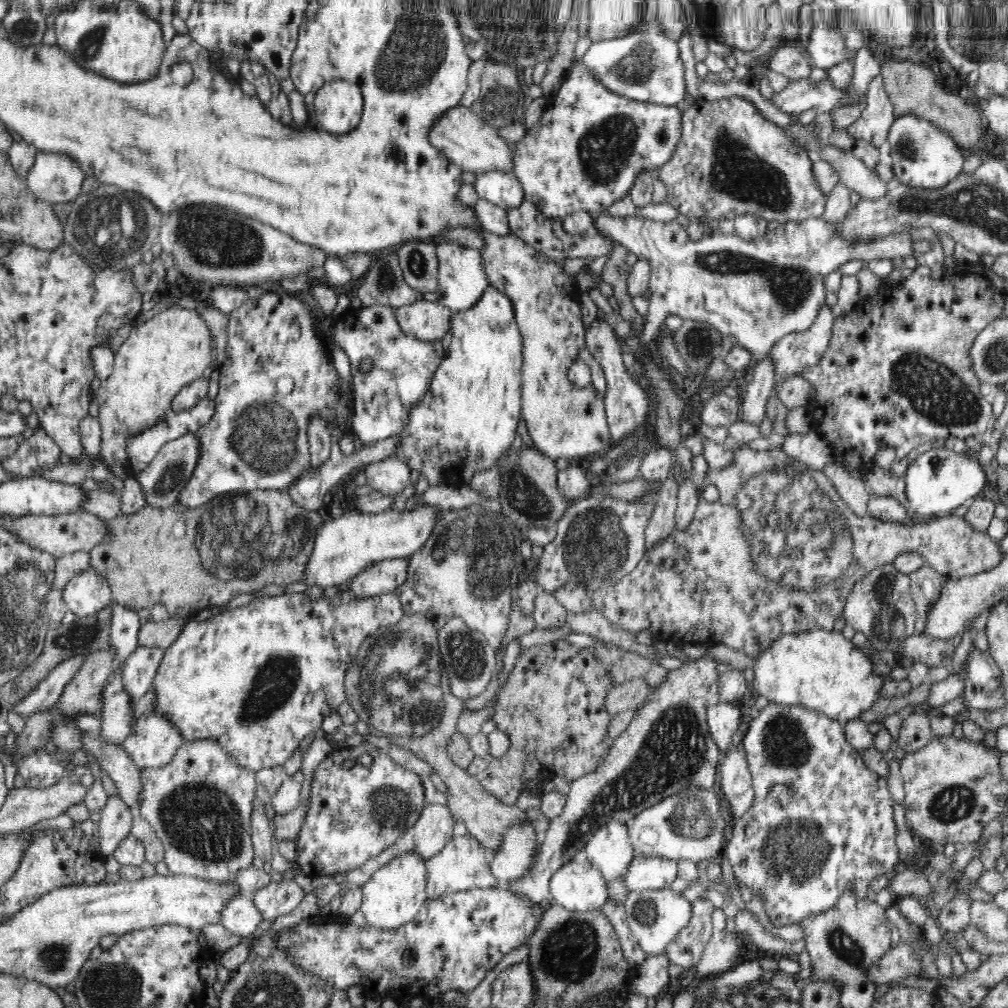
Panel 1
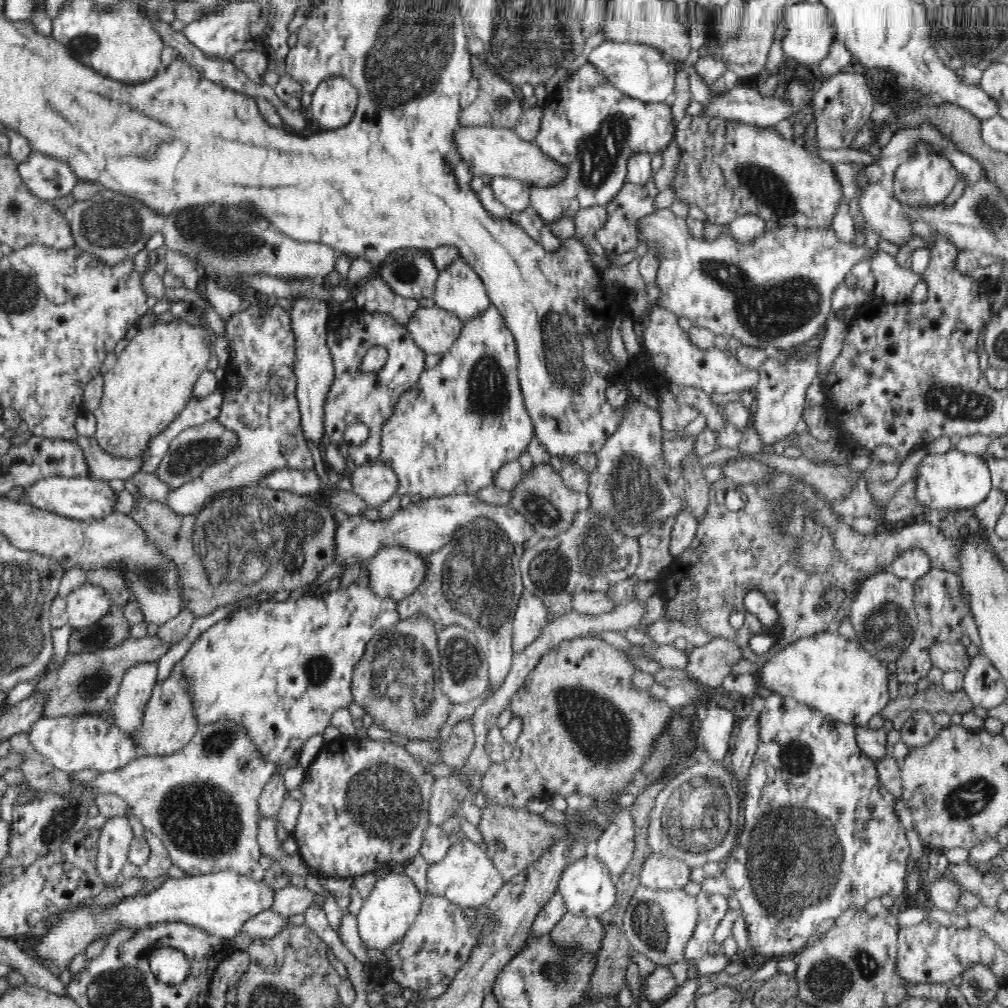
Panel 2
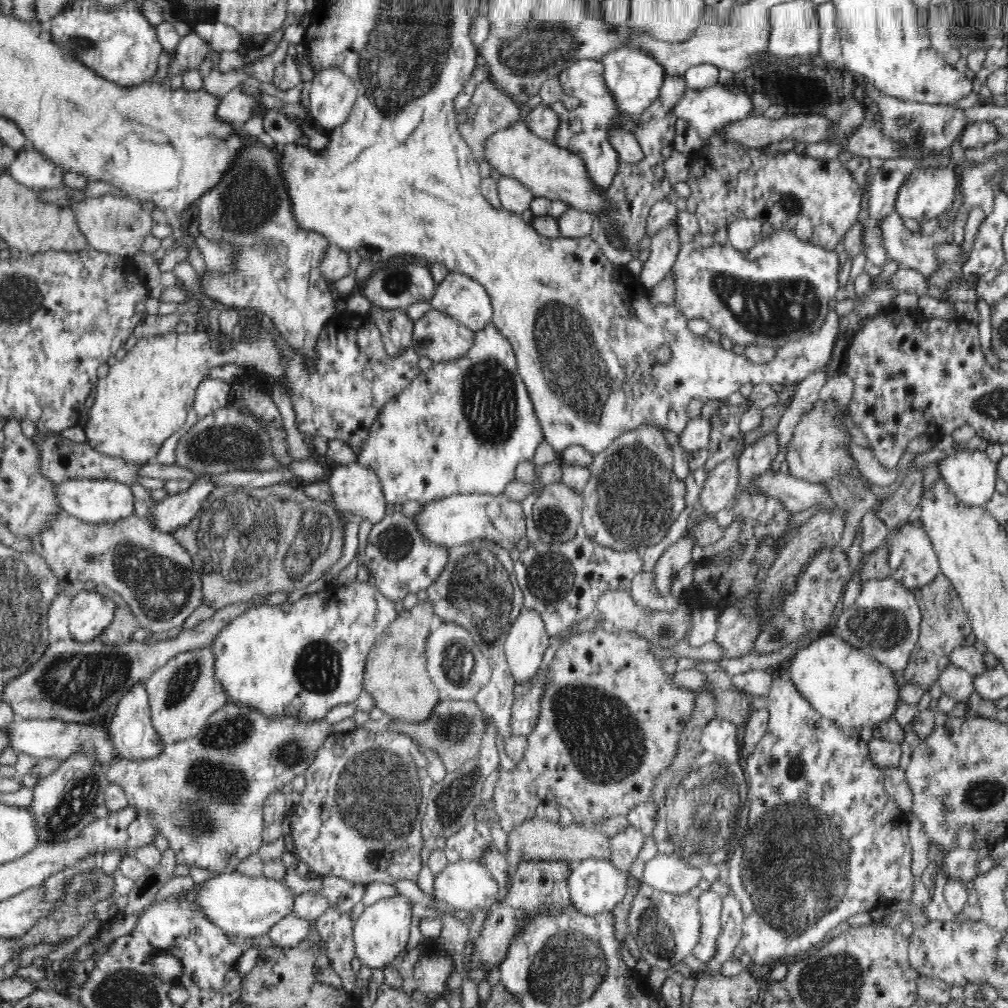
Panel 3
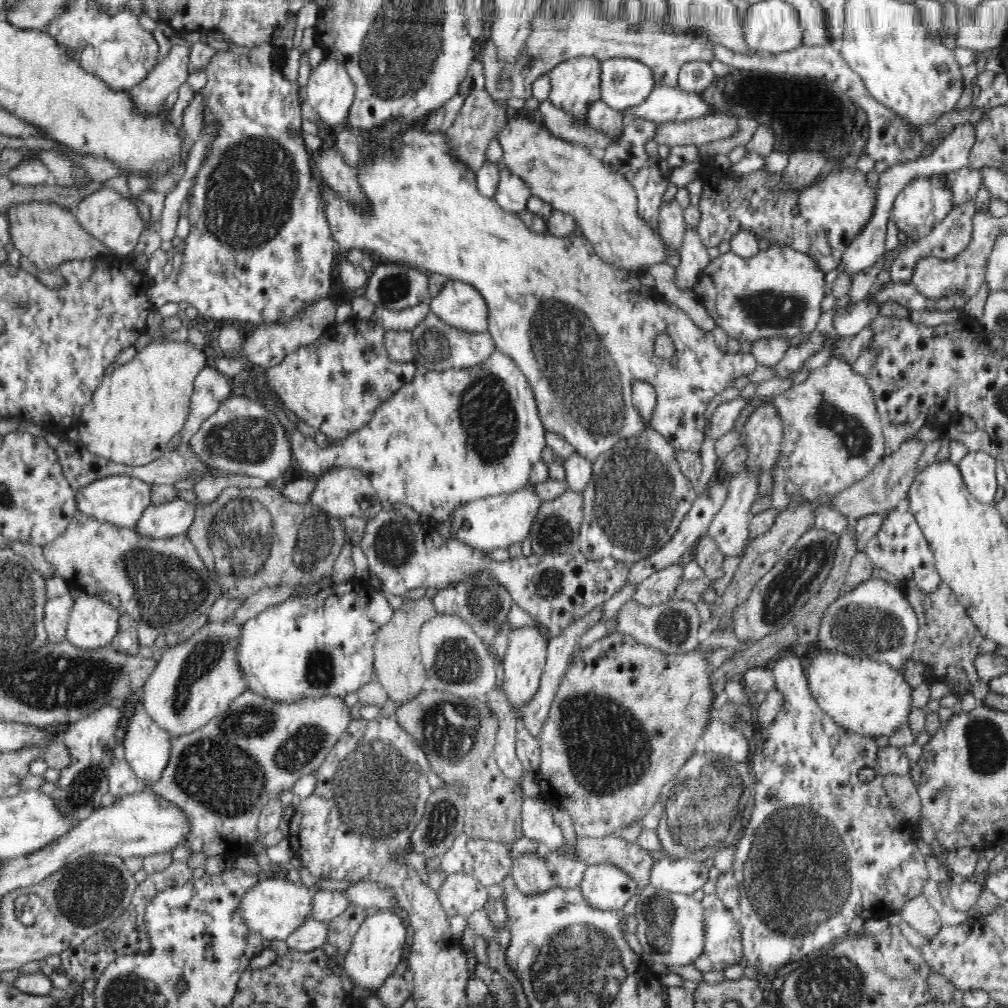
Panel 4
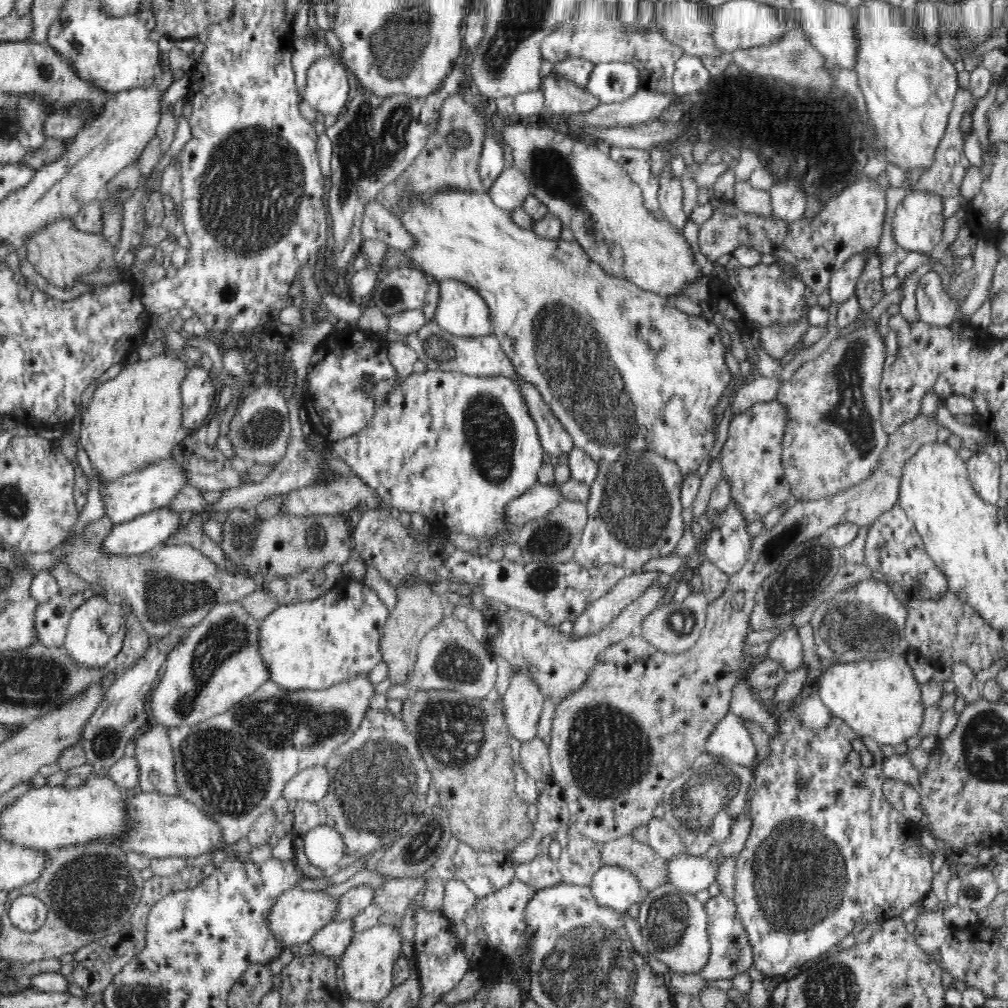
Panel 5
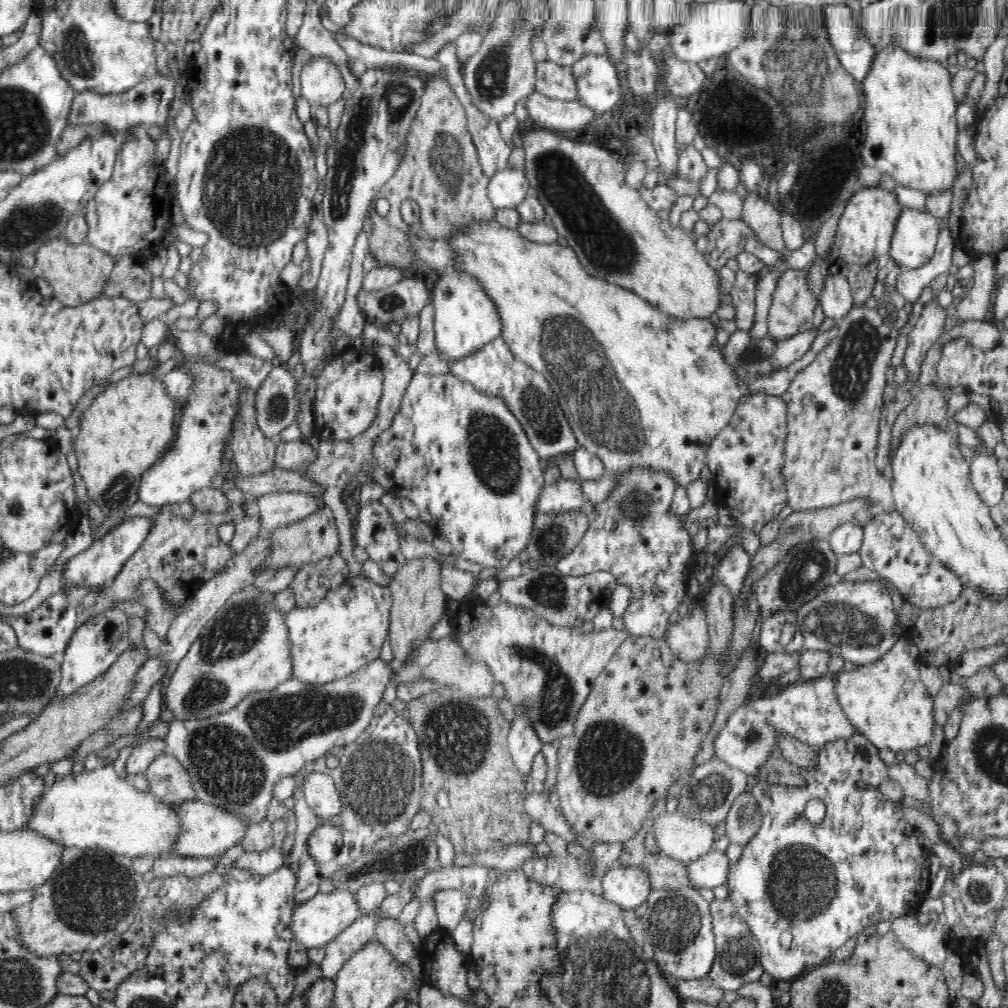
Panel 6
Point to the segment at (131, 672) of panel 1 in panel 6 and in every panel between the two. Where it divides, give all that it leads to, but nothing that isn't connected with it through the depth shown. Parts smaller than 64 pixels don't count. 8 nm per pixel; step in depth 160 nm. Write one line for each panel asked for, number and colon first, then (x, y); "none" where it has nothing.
2: (137, 684)
3: (133, 734)
4: (147, 747)
5: (153, 751)
6: (167, 779)

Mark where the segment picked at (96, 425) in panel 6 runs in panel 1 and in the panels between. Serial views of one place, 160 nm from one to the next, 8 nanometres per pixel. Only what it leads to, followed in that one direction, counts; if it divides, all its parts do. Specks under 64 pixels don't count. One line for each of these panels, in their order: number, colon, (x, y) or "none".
1: (161, 356)
2: (152, 382)
3: (145, 398)
4: (134, 414)
5: (135, 419)

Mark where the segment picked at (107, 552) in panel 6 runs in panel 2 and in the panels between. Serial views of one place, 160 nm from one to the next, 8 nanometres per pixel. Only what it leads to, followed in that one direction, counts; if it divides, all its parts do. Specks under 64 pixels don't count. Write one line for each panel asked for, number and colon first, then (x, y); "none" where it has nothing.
2: (260, 406)
3: (175, 511)
4: (173, 519)
5: (149, 531)

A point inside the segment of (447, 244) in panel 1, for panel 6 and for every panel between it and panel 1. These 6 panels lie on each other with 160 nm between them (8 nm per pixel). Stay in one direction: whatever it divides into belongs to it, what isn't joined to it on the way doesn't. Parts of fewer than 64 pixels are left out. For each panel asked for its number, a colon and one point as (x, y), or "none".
2: (459, 290)
3: (459, 296)
4: (459, 304)
5: (461, 311)
6: (465, 319)

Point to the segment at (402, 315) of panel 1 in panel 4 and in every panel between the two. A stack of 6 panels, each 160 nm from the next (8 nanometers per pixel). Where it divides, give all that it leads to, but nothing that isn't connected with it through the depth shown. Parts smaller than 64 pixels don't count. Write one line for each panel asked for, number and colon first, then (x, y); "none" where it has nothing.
2: (434, 330)
3: (441, 338)
4: (437, 346)

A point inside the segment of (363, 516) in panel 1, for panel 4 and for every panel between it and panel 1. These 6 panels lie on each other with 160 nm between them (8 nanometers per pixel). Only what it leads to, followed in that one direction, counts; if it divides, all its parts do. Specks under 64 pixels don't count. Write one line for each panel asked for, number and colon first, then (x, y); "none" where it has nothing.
2: (423, 528)
3: (450, 522)
4: (496, 522)

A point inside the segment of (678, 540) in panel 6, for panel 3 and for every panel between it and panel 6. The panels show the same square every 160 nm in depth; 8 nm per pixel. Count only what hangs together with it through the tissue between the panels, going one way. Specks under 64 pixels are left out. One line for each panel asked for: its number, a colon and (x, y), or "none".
3: (633, 496)
4: (637, 497)
5: (634, 512)

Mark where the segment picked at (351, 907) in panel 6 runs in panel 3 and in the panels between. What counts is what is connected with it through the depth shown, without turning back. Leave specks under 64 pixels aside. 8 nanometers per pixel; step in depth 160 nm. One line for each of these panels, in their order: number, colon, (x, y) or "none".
3: (242, 906)
4: (276, 908)
5: (298, 914)

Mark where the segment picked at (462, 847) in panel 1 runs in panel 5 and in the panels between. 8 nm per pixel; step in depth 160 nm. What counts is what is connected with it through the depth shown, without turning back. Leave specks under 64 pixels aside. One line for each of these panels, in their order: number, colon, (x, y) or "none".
2: (466, 876)
3: (466, 885)
4: (461, 894)
5: (458, 901)

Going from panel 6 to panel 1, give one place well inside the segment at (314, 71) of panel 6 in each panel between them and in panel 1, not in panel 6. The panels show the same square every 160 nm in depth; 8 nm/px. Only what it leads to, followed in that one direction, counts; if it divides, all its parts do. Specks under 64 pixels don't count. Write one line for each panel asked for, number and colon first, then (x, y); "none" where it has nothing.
1: (338, 105)
2: (333, 104)
3: (332, 95)
4: (330, 91)
5: (328, 86)

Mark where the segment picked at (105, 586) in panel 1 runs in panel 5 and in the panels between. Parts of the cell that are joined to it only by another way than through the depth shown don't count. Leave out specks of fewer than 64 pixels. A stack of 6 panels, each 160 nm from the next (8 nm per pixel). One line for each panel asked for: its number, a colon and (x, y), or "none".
2: (88, 603)
3: (90, 613)
4: (93, 622)
5: (96, 630)

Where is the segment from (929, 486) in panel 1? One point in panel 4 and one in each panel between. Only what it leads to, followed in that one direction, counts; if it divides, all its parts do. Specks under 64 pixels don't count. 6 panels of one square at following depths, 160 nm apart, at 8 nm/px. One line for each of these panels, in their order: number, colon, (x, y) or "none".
2: (954, 480)
3: (970, 475)
4: (978, 470)

